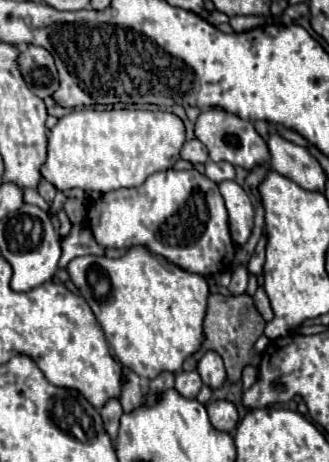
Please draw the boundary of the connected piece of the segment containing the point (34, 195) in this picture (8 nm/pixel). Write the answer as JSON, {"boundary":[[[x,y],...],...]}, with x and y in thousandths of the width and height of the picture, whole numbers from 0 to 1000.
{"boundary":[[[76,409],[70,426],[76,439],[109,444],[128,455],[149,459],[152,444],[119,422],[109,409]]]}

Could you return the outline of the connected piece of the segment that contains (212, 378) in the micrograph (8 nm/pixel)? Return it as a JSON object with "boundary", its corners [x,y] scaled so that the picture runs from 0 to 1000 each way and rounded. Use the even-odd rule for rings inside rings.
{"boundary":[[[629,760],[605,790],[599,790],[599,803],[617,820],[623,833],[635,833],[641,842],[660,842],[678,833],[684,825],[684,790],[678,790],[678,773],[660,764],[660,760]]]}

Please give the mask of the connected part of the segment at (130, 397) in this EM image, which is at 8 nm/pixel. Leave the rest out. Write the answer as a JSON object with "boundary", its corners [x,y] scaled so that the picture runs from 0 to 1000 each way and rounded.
{"boundary":[[[368,794],[374,816],[368,816],[368,855],[362,868],[374,877],[374,890],[398,890],[435,868],[435,851],[422,842],[422,812],[410,812],[398,799]]]}

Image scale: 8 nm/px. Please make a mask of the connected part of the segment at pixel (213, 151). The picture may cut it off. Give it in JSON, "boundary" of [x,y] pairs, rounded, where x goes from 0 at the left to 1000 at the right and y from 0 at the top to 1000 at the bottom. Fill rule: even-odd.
{"boundary":[[[635,232],[635,236],[611,240],[611,249],[593,262],[593,297],[629,318],[635,340],[647,348],[696,348],[702,357],[739,361],[739,366],[769,366],[775,357],[793,357],[793,353],[818,348],[812,310],[775,284],[769,266],[733,258],[726,249],[660,236],[660,232]]]}

